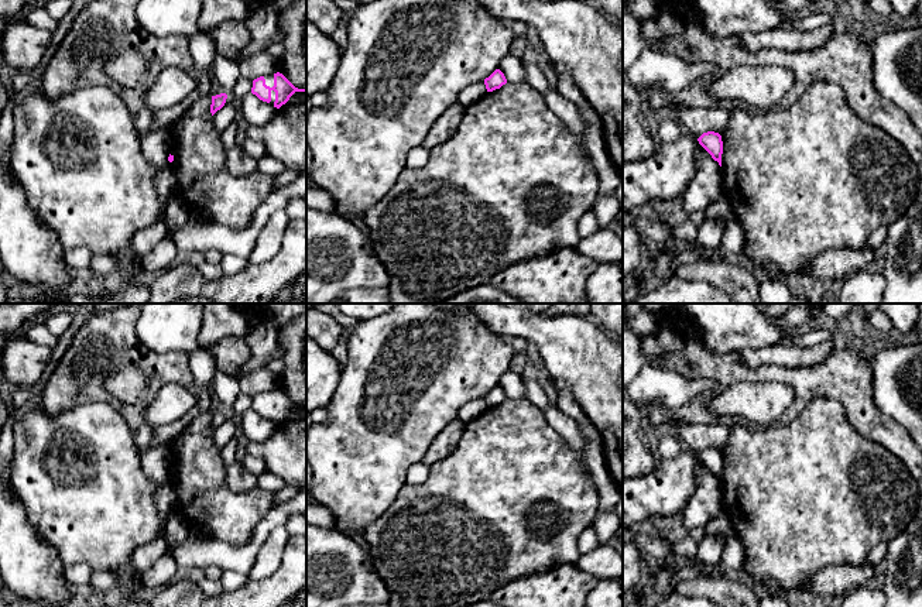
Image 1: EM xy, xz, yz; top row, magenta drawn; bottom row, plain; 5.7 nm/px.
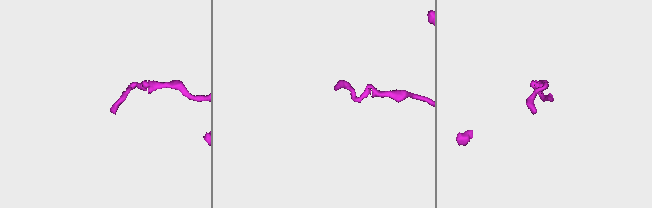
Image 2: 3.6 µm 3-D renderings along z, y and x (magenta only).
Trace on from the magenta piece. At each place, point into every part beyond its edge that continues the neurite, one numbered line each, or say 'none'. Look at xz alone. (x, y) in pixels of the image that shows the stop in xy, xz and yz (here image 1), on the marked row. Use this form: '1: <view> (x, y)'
none

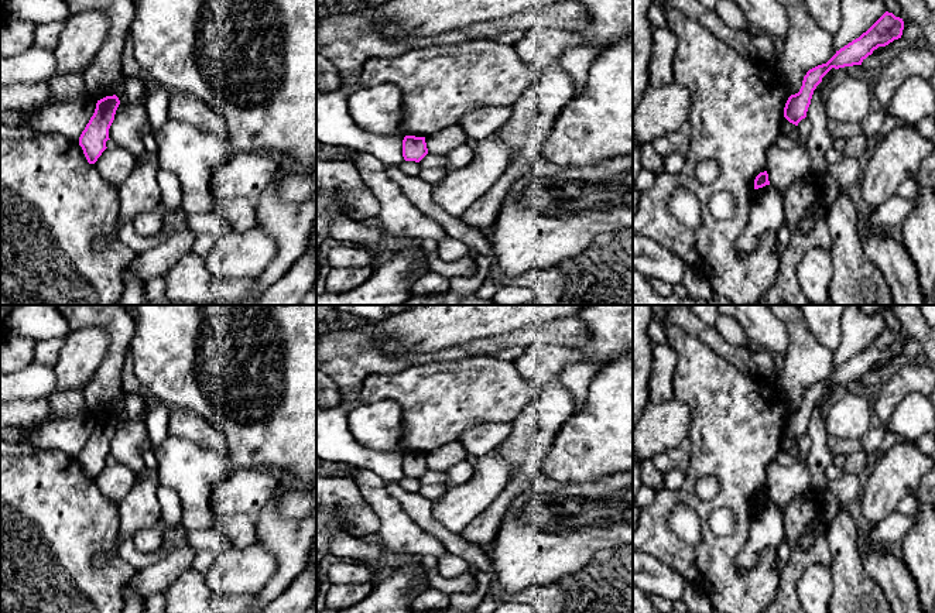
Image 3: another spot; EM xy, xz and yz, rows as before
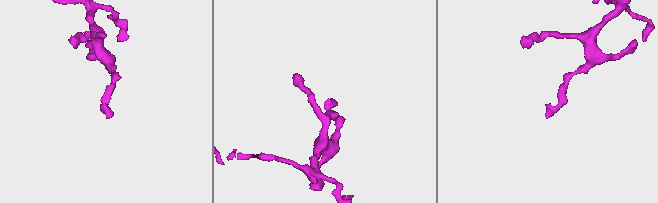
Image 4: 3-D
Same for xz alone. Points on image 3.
none

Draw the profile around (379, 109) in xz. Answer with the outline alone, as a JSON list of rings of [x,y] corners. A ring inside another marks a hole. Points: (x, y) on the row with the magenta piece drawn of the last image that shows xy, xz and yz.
[[[393,83],[360,88],[350,95],[347,109],[363,130],[380,136],[407,136],[401,127],[403,92]]]

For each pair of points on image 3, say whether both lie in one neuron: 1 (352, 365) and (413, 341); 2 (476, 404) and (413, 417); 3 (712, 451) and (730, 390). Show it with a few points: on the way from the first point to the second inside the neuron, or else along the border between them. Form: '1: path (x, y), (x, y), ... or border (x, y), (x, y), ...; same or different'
1: path (367, 362), (391, 362), (397, 356); same
2: path (461, 404), (442, 404), (428, 417); same
3: path (728, 435), (730, 432), (730, 406); same

